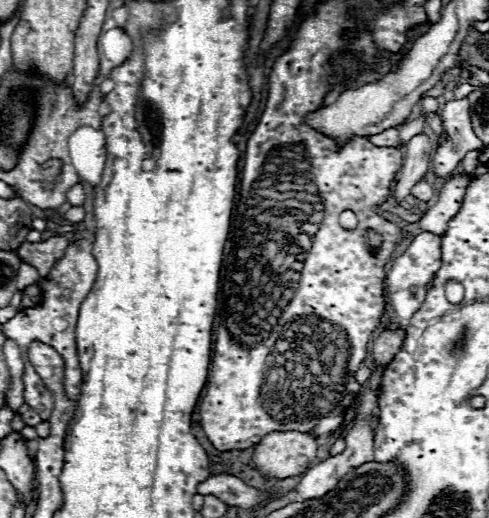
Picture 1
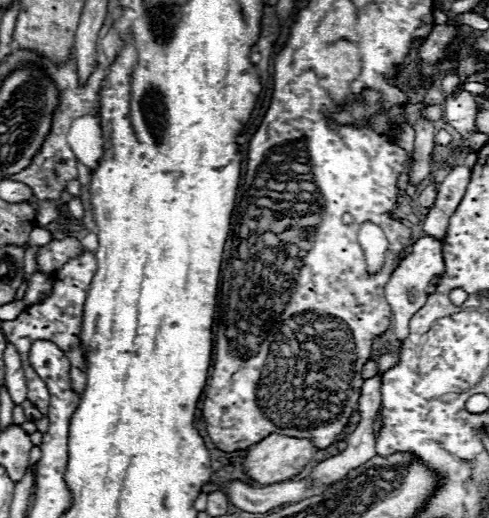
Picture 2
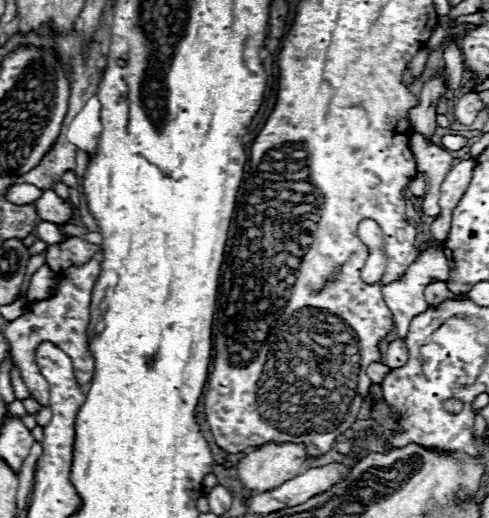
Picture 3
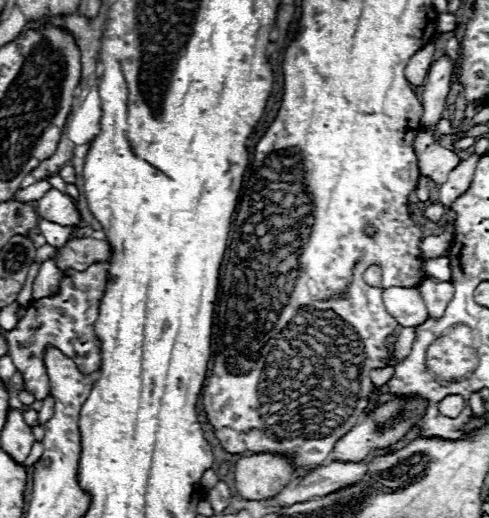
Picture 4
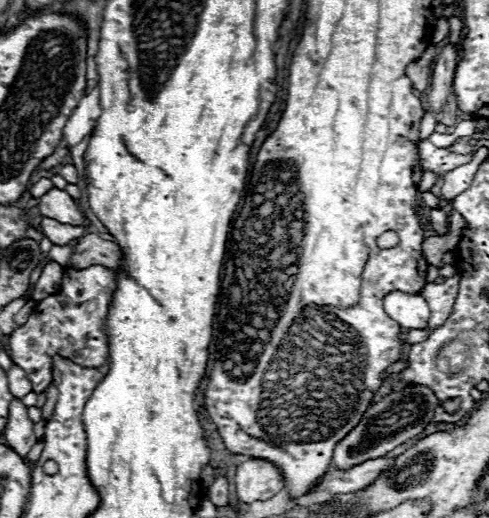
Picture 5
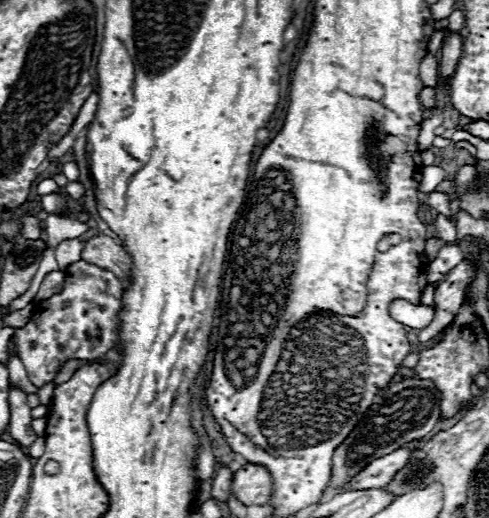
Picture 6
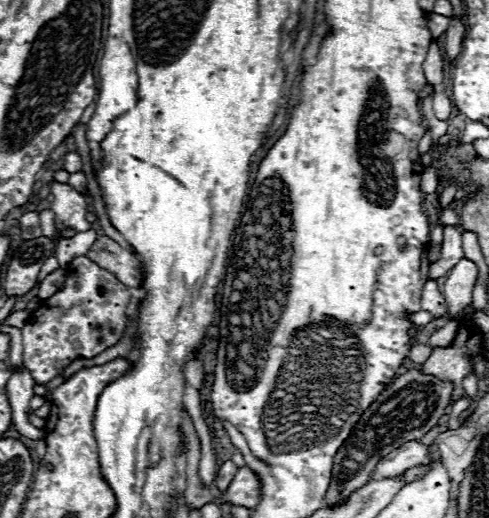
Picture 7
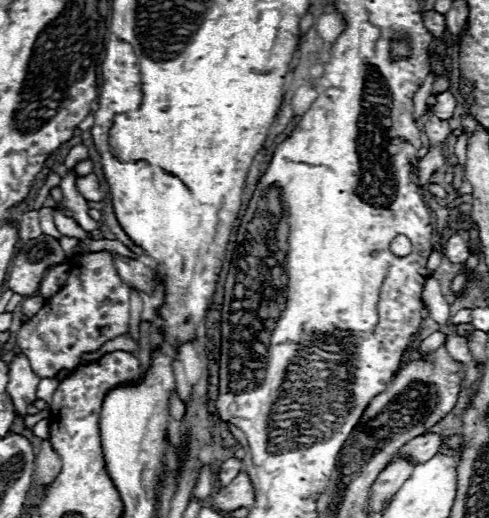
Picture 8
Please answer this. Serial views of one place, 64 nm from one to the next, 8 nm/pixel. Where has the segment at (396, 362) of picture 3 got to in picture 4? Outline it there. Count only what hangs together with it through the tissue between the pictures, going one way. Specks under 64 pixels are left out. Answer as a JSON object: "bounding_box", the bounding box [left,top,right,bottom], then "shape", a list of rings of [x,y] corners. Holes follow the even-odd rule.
{"bounding_box":[392,328,416,362],"shape":[[[398,328],[396,336],[398,338],[396,338],[394,346],[392,346],[392,354],[394,354],[396,362],[402,362],[410,354],[410,348],[412,348],[412,344],[416,340],[416,332],[410,330],[410,328],[402,328],[402,330]]]}

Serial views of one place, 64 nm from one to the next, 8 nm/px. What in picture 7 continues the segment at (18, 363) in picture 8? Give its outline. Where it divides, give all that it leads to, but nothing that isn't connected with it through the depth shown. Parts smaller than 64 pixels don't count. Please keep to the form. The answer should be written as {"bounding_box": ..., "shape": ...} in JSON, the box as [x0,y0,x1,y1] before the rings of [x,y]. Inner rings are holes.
{"bounding_box":[8,368,44,440],"shape":[[[28,368],[22,370],[12,370],[12,376],[8,380],[8,400],[12,406],[12,424],[16,426],[16,430],[24,436],[24,438],[32,438],[32,440],[40,440],[44,438],[44,432],[34,428],[28,420],[30,416],[30,400],[34,398],[34,378],[28,372]]]}

